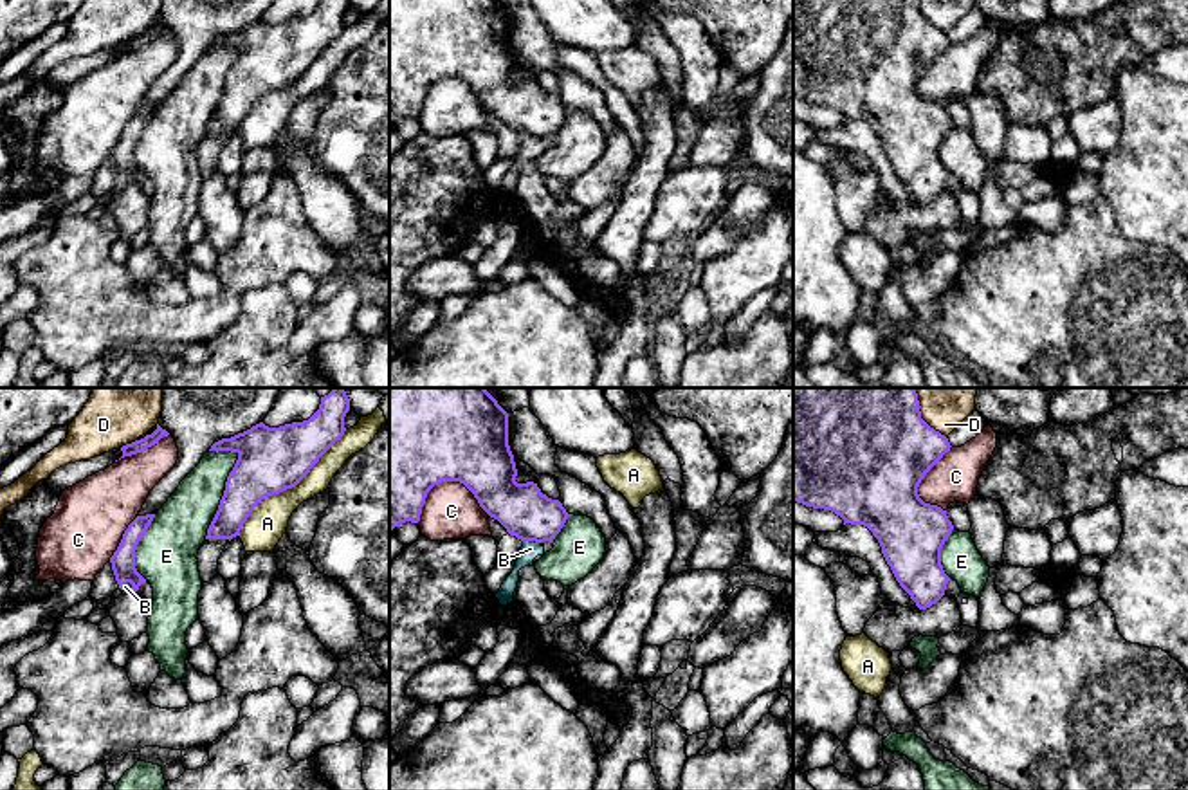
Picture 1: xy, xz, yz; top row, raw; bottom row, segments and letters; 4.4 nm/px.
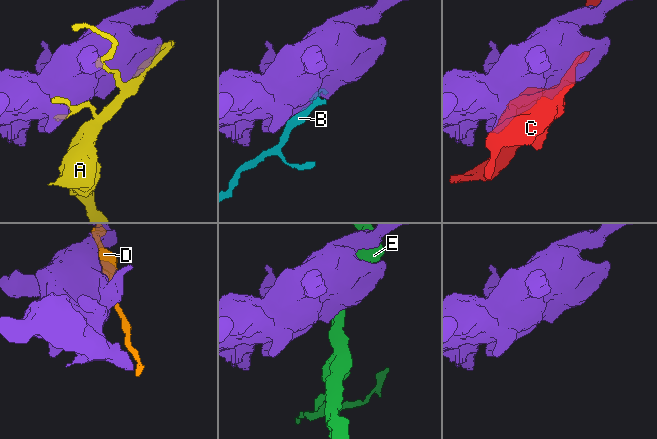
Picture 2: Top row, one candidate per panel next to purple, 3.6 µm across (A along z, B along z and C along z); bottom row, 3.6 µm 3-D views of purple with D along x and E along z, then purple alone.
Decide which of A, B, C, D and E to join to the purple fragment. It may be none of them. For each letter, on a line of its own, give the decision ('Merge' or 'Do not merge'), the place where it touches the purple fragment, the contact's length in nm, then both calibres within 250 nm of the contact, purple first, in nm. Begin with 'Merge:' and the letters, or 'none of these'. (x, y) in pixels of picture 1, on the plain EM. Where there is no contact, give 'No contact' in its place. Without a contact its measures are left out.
Merge: none of these
A: Do not merge. Touches purple at xy (289, 83). Shared border 700 nm. Thickness 300 nm (purple) against 170 nm
B: Do not merge. Touches purple at xz (532, 136). Shared border 90 nm. Thickness 240 nm (purple) against 80 nm
C: Do not merge. Touches purple at xz (446, 76). Shared border 320 nm. Thickness 440 nm (purple) against 240 nm
D: Do not merge. Touches purple at yz (925, 18). Shared border 200 nm. Thickness 440 nm (purple) against 130 nm
E: Do not merge. Touches purple at xy (224, 91). Shared border 420 nm. Thickness 280 nm (purple) against 240 nm

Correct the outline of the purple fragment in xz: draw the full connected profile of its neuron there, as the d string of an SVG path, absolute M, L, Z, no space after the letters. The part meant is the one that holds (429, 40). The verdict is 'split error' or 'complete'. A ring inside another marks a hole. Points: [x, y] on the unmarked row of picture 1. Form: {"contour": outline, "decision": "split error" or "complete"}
{"contour": "M389 0L389 128L400 119L418 119L427 88L442 78L463 79L480 103L523 139L555 135L568 115L559 96L541 88L537 79L516 78L517 65L508 41L508 9L499 0Z", "decision": "complete"}

